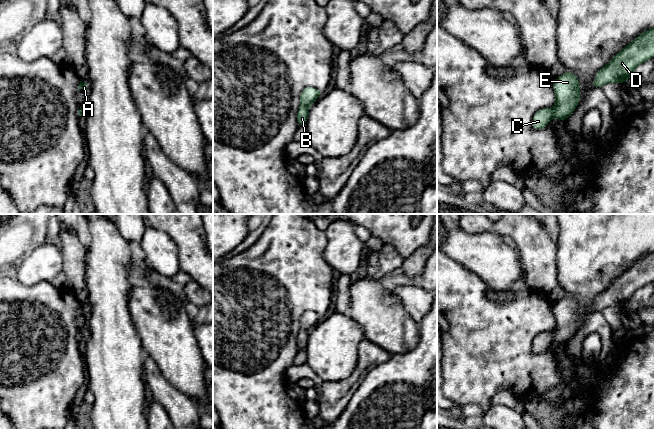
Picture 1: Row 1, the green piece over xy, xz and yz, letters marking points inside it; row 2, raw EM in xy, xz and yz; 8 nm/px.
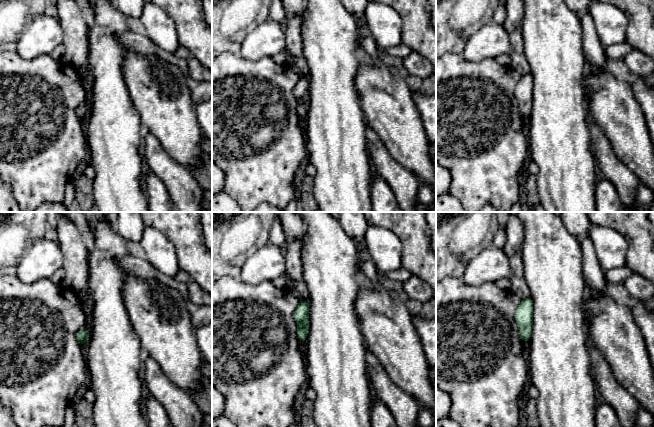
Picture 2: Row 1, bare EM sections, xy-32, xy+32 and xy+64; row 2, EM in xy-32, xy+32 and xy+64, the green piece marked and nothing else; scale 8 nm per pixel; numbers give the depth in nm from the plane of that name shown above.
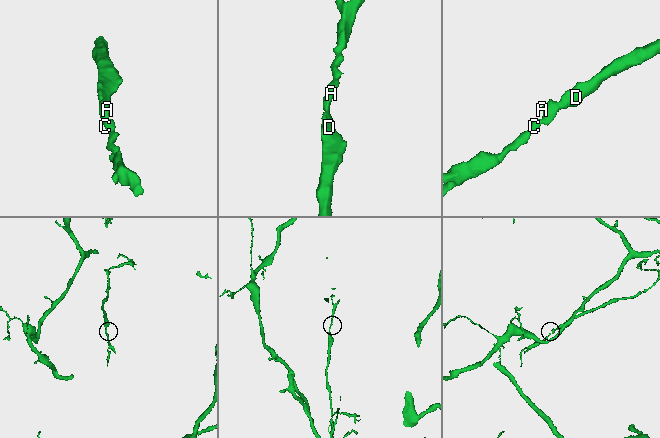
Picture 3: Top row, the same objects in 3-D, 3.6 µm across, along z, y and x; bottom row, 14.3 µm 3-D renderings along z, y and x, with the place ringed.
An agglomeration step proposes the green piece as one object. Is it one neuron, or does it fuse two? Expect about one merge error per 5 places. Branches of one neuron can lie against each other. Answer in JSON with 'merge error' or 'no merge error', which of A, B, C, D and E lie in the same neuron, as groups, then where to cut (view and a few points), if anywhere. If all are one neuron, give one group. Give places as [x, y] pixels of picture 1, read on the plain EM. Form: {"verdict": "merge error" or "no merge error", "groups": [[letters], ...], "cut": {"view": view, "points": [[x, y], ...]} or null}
{"verdict": "no merge error", "groups": [["A", "B", "C", "D", "E"]], "cut": null}

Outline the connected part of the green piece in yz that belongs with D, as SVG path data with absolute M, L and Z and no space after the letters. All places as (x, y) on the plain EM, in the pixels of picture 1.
M654 251L645 255L596 297L592 311L601 312L606 307L624 307L631 302L635 292L654 281Z

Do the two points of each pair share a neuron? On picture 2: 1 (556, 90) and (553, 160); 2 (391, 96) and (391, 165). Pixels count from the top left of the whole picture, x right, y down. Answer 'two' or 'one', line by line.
1: one
2: two

